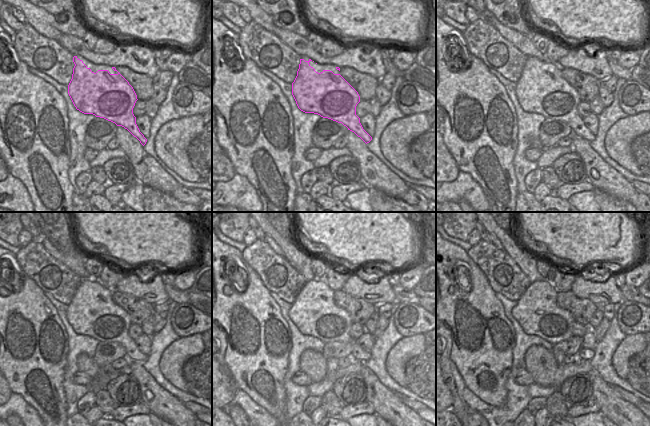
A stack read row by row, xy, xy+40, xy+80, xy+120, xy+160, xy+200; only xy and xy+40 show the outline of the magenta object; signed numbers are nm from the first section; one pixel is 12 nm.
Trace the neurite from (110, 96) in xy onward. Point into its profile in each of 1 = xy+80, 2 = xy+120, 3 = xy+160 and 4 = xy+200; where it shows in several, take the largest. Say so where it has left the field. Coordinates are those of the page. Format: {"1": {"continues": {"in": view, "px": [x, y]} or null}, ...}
{"1": {"continues": {"in": "xy+80", "px": [550, 95]}}, "2": {"continues": {"in": "xy+120", "px": [101, 318]}}, "3": {"continues": {"in": "xy+160", "px": [318, 316]}}, "4": {"continues": {"in": "xy+200", "px": [539, 315]}}}

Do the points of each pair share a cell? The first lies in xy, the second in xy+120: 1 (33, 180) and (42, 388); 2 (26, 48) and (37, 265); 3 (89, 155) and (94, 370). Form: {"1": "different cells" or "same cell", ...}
{"1": "same cell", "2": "same cell", "3": "different cells"}

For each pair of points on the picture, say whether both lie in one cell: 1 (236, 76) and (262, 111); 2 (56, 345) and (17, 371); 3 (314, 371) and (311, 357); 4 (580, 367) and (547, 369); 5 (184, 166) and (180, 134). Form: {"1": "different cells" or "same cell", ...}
{"1": "same cell", "2": "same cell", "3": "same cell", "4": "same cell", "5": "same cell"}

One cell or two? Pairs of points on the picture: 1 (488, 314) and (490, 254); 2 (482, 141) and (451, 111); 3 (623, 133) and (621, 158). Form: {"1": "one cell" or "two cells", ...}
{"1": "two cells", "2": "one cell", "3": "one cell"}

